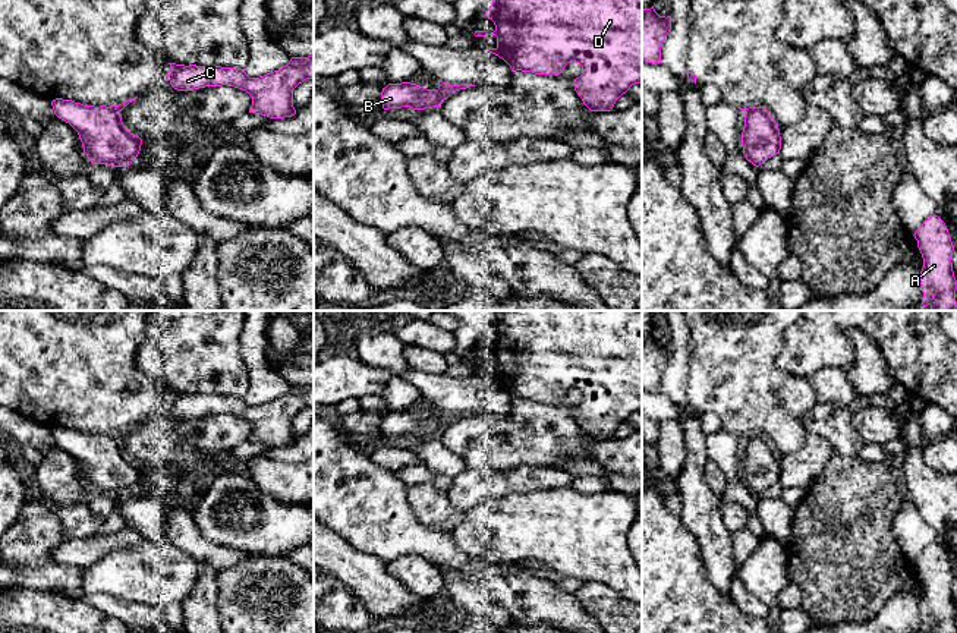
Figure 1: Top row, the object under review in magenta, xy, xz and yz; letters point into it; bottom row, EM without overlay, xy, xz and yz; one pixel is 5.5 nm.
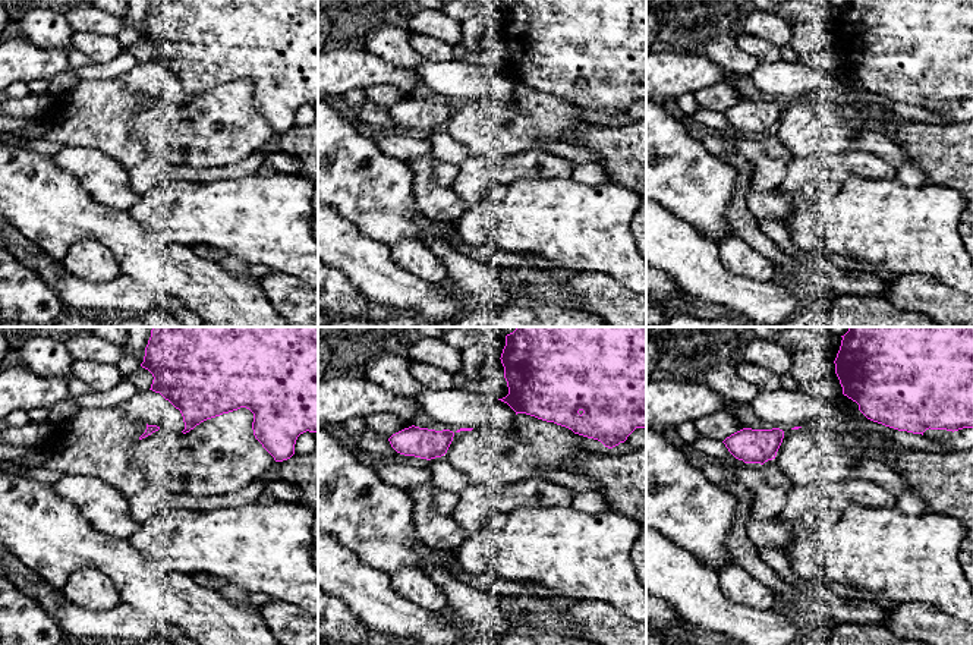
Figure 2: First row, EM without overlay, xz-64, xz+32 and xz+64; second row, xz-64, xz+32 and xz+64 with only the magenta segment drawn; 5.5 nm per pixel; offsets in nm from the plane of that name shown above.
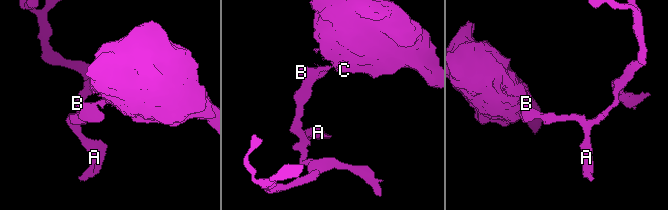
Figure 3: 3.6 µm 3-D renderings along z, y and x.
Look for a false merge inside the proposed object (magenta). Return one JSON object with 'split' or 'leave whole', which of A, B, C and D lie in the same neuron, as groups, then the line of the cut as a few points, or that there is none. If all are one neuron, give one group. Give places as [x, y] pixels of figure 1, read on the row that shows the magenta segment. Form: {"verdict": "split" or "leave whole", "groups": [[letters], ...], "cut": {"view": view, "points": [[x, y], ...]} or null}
{"verdict": "split", "groups": [["A", "B"], ["C", "D"]], "cut": {"view": "xz", "points": [[437, 90], [441, 95], [438, 106]]}}

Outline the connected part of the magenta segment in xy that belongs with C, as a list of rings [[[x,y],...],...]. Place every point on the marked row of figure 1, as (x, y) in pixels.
[[[314,56],[292,57],[278,70],[259,78],[249,78],[245,69],[221,66],[196,66],[169,63],[166,79],[177,91],[193,91],[205,86],[230,85],[252,97],[249,113],[270,119],[284,119],[296,114],[293,89],[306,79],[314,81]]]

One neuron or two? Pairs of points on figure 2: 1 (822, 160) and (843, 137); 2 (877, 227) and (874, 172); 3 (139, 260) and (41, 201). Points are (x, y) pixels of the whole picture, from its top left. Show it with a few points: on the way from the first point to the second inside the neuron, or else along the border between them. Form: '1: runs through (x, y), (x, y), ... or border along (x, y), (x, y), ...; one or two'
1: border along (849, 150), (794, 157); two
2: border along (894, 178), (849, 178), (843, 182); two
3: runs through (115, 235), (101, 223), (66, 214); one

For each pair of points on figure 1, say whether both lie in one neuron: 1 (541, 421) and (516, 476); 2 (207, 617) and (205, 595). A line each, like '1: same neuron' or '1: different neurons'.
1: different neurons
2: same neuron

